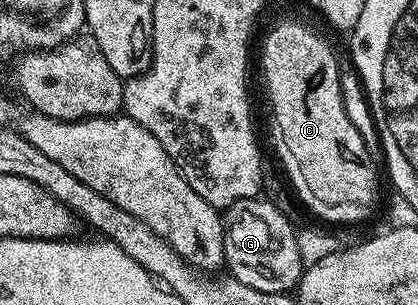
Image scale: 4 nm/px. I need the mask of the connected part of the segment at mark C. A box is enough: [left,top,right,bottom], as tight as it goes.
[261,23,377,223]

